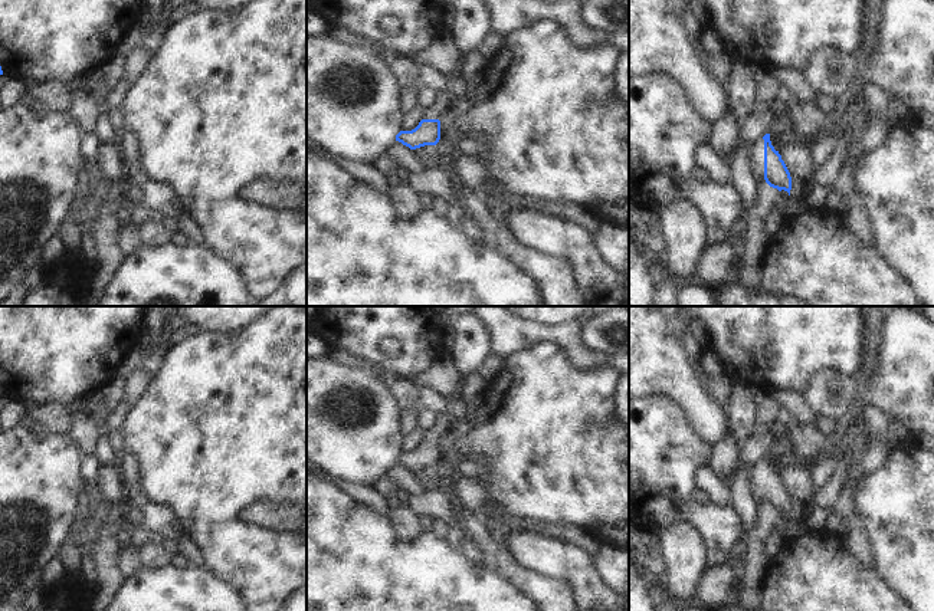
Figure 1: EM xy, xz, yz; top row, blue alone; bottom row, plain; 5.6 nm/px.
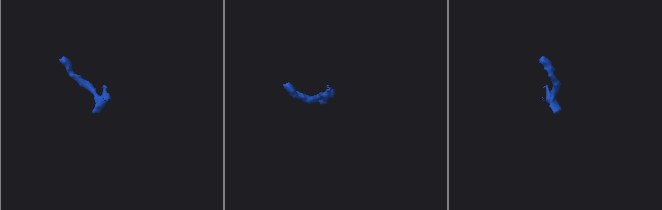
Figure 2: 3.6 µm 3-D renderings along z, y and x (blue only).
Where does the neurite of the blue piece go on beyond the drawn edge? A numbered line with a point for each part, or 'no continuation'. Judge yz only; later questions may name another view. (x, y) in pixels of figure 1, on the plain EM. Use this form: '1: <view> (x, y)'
1: yz (756, 473)

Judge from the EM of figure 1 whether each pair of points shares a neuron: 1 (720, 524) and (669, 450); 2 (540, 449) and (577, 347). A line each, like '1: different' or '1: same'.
1: same
2: different

